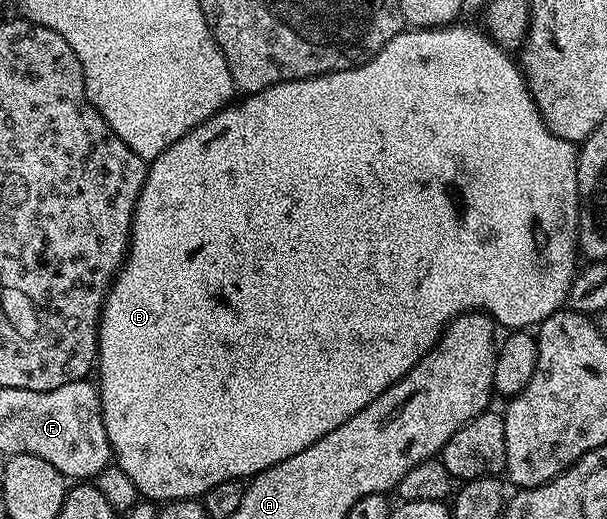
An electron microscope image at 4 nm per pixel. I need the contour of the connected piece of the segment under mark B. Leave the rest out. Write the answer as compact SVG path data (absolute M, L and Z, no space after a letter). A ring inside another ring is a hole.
M457 21L444 27L402 29L362 67L343 69L330 75L312 75L309 79L292 79L289 83L276 83L262 91L246 94L242 98L245 99L242 103L234 102L222 111L215 112L210 119L203 121L183 137L179 137L179 141L175 141L158 159L148 164L145 183L137 195L137 204L133 207L133 222L129 229L129 250L101 309L95 364L96 374L101 374L101 379L99 378L101 412L103 425L107 429L107 437L113 450L113 459L116 466L121 467L123 473L127 473L127 477L131 477L131 481L137 486L138 496L149 501L197 499L203 497L207 489L211 489L211 485L219 485L219 481L232 479L245 481L261 471L271 469L271 465L279 465L279 461L287 461L287 457L295 457L295 453L327 437L331 429L339 429L343 421L355 417L359 409L371 405L371 401L375 401L379 393L383 393L400 381L436 345L445 328L458 315L466 315L469 311L484 311L494 324L501 326L502 323L503 326L509 327L505 329L533 329L566 306L573 277L579 270L577 218L581 199L575 194L574 148L569 148L572 146L567 145L566 140L557 139L555 133L547 129L535 105L533 94L529 92L529 82L525 79L525 72L521 70L518 60L500 47L480 26L468 27L461 22Z

